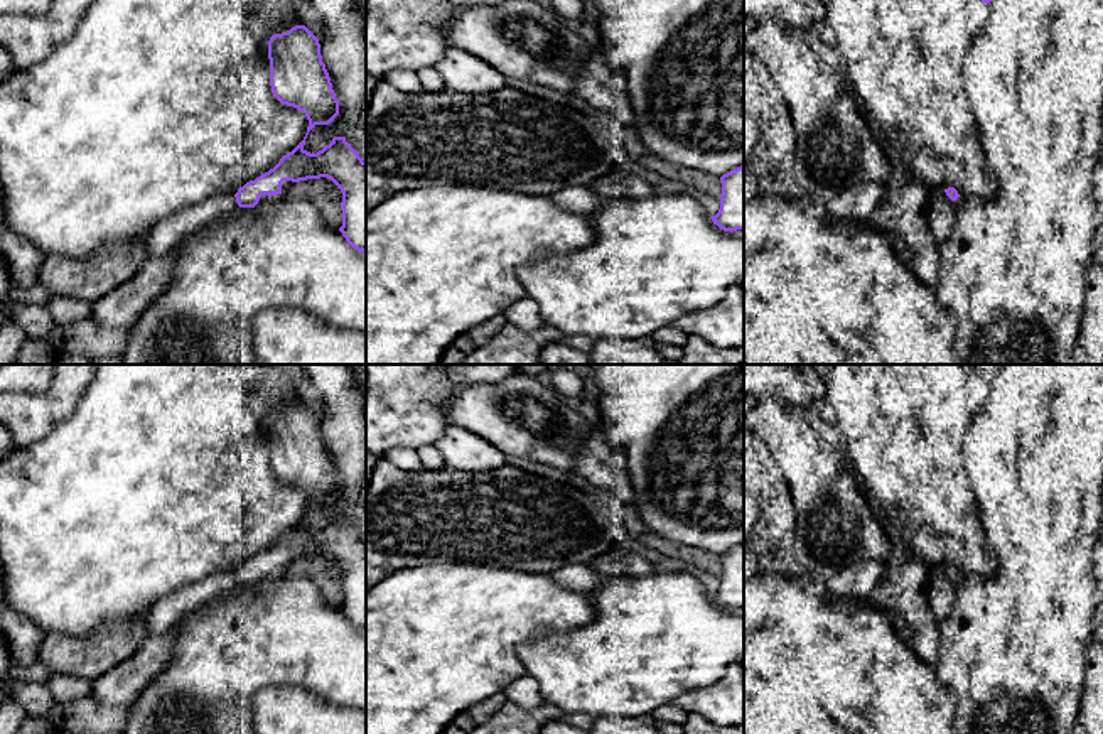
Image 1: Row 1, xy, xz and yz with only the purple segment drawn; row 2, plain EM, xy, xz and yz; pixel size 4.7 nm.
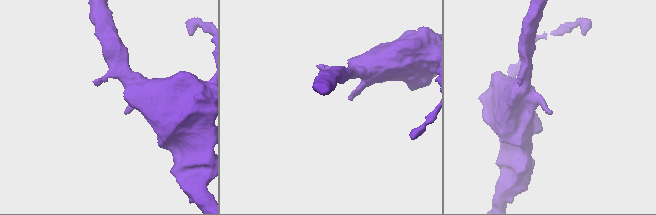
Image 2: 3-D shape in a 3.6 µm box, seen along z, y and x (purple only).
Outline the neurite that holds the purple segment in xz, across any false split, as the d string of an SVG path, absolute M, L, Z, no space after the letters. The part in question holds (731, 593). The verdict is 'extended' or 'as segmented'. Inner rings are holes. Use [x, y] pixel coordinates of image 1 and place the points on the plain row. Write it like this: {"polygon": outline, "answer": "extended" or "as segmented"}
{"polygon": "M744 543L724 552L720 560L720 587L712 599L724 609L744 607Z", "answer": "as segmented"}

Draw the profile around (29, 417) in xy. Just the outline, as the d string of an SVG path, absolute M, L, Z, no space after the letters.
M54 364L54 376L42 391L0 391L0 422L10 430L15 445L37 442L69 417L96 368L98 364Z

